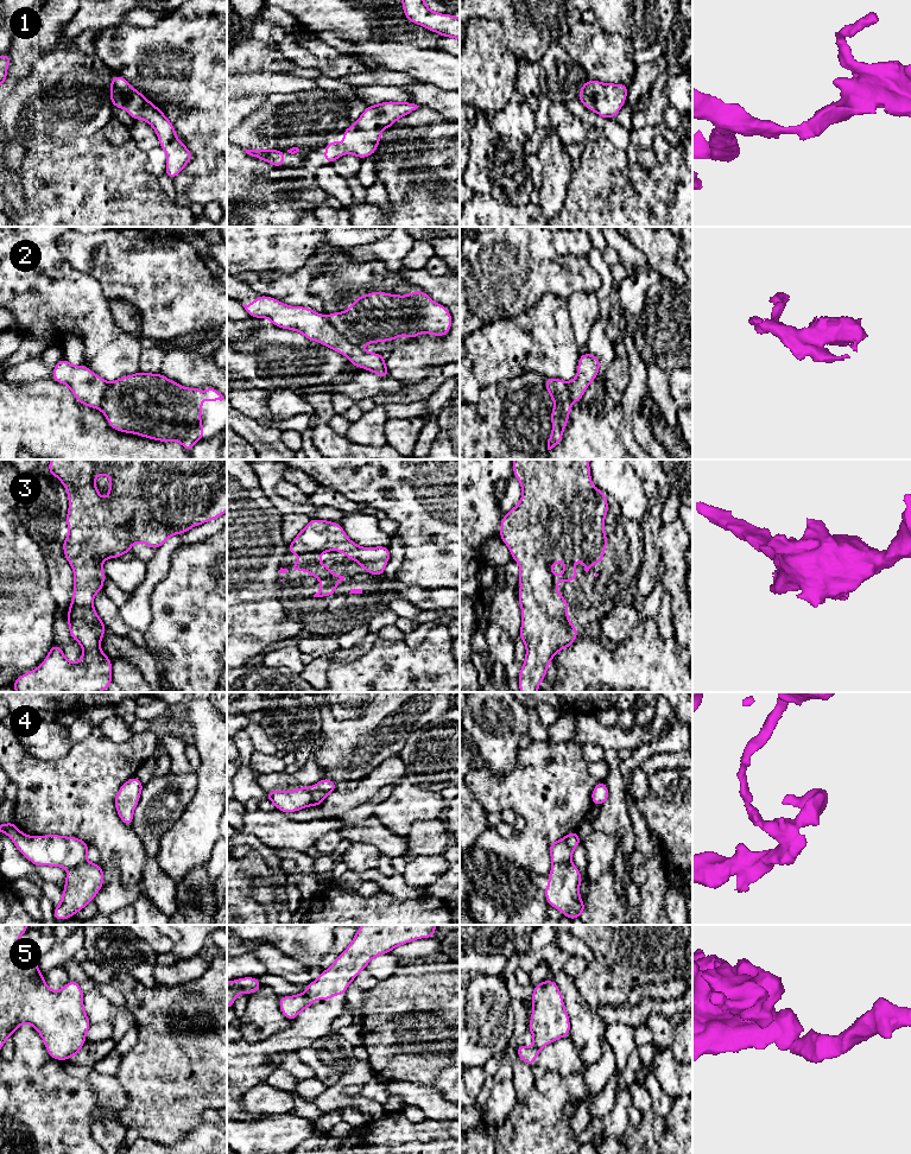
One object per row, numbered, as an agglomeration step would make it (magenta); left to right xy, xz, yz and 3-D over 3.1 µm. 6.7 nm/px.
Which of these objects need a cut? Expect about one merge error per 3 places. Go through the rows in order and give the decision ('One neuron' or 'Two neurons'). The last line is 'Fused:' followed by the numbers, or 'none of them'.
1: One neuron
2: Two neurons
3: One neuron
4: Two neurons
5: Two neurons
Fused: 2, 4, 5

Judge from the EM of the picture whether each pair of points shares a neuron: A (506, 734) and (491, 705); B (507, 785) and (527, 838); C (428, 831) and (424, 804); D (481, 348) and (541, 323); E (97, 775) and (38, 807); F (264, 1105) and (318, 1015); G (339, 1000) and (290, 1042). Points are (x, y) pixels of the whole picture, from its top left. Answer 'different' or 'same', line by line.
A: same
B: same
C: different
D: same
E: same
F: different
G: same

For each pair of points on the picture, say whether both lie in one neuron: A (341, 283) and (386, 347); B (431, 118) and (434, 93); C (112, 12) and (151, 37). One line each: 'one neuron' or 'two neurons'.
A: one neuron
B: two neurons
C: two neurons

